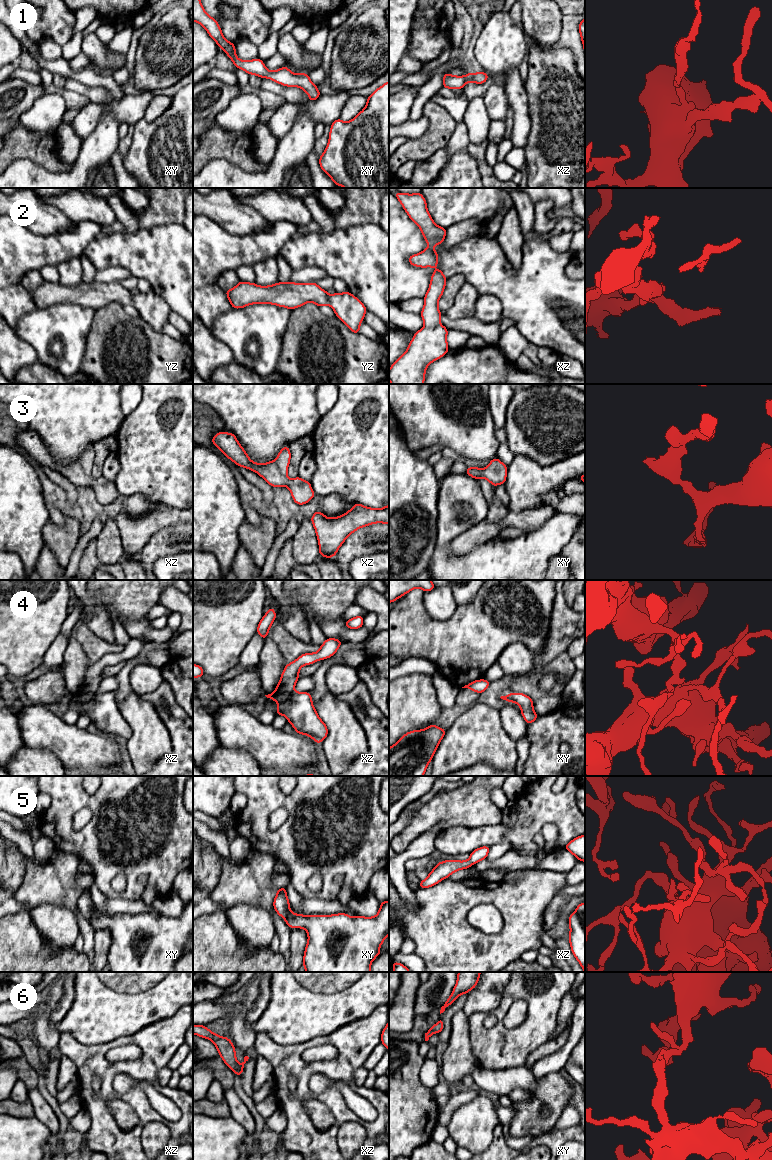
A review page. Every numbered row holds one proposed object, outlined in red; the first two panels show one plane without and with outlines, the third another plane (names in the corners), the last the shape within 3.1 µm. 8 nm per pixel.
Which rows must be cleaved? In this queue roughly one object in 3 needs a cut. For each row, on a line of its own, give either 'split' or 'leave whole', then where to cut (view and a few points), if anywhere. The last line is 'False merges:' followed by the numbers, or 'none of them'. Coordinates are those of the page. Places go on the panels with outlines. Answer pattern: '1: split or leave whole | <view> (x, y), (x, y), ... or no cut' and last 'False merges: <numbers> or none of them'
1: leave whole | no cut
2: leave whole | no cut
3: leave whole | no cut
4: leave whole | no cut
5: leave whole | no cut
6: leave whole | no cut
False merges: none of them

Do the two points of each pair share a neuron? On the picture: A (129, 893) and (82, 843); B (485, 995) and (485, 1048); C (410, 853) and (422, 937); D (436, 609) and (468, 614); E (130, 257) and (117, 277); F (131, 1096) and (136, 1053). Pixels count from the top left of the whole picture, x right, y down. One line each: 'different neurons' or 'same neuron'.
A: same neuron
B: different neurons
C: different neurons
D: different neurons
E: different neurons
F: different neurons

